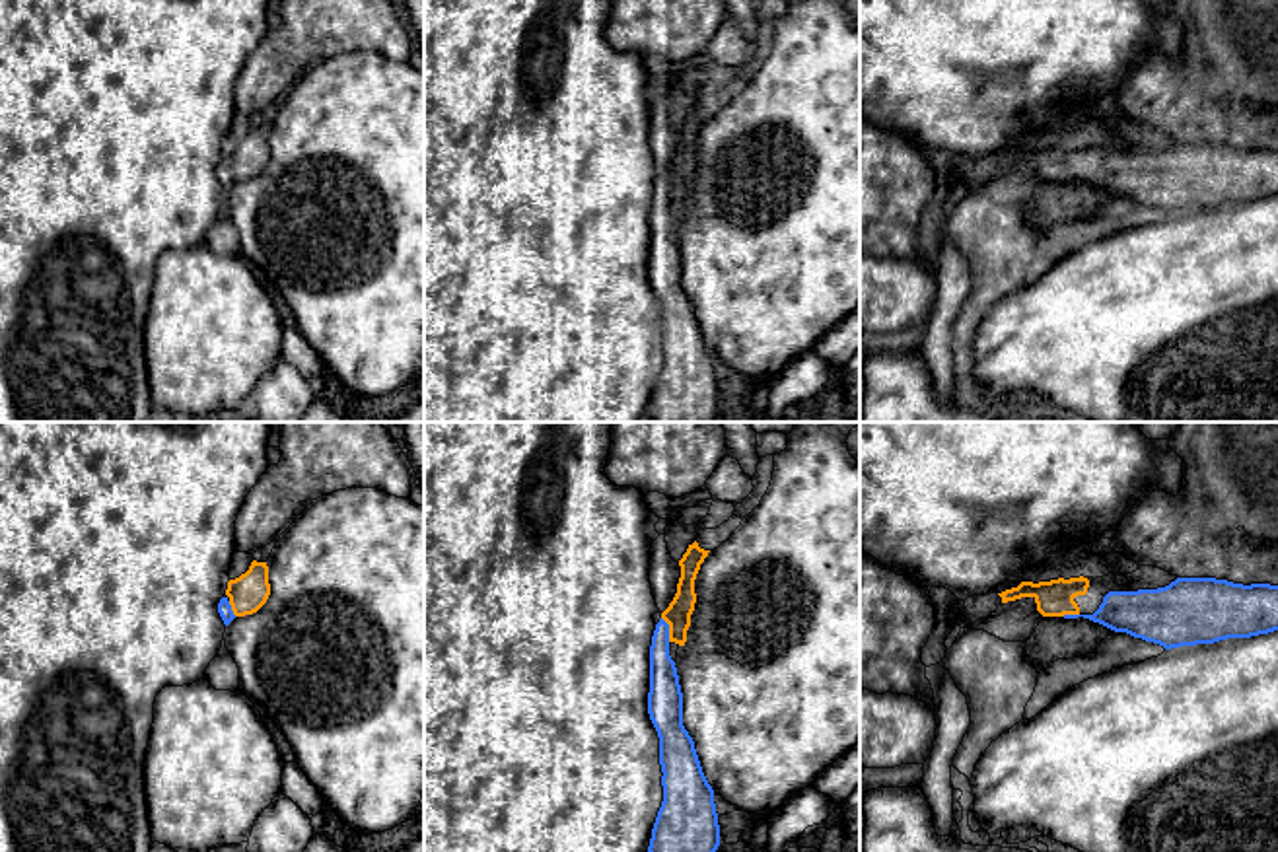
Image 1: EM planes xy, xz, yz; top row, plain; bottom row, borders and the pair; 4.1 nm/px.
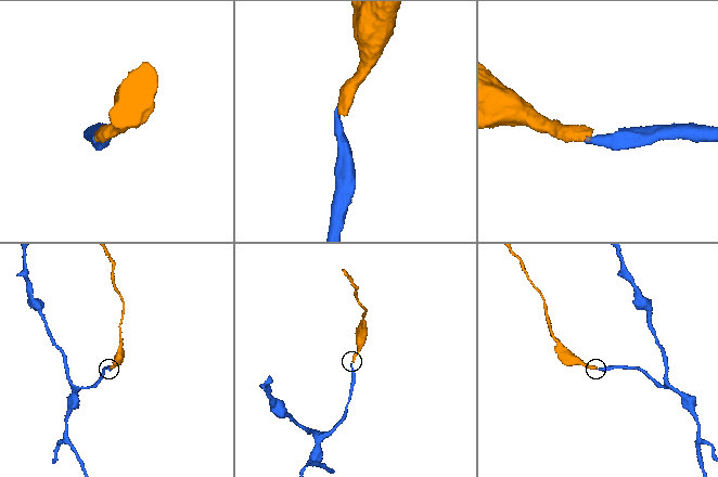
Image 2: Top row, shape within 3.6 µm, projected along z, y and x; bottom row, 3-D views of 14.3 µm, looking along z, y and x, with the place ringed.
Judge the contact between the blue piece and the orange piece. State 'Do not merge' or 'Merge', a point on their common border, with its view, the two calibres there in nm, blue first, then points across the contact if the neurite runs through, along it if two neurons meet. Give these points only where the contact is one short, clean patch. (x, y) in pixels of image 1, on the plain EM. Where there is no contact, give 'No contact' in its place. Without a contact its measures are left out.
Merge. Touches blue at xz (668, 193). Thickness 130 nm (blue) against 110 nm. Path across: xz (664, 246), (668, 193), (677, 179)

